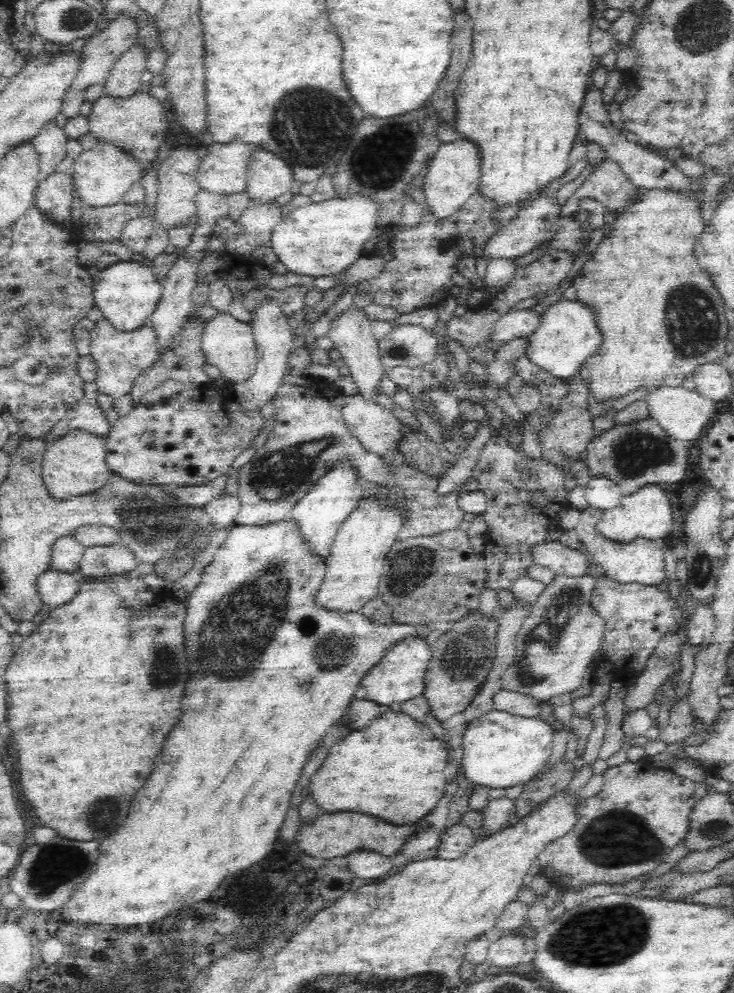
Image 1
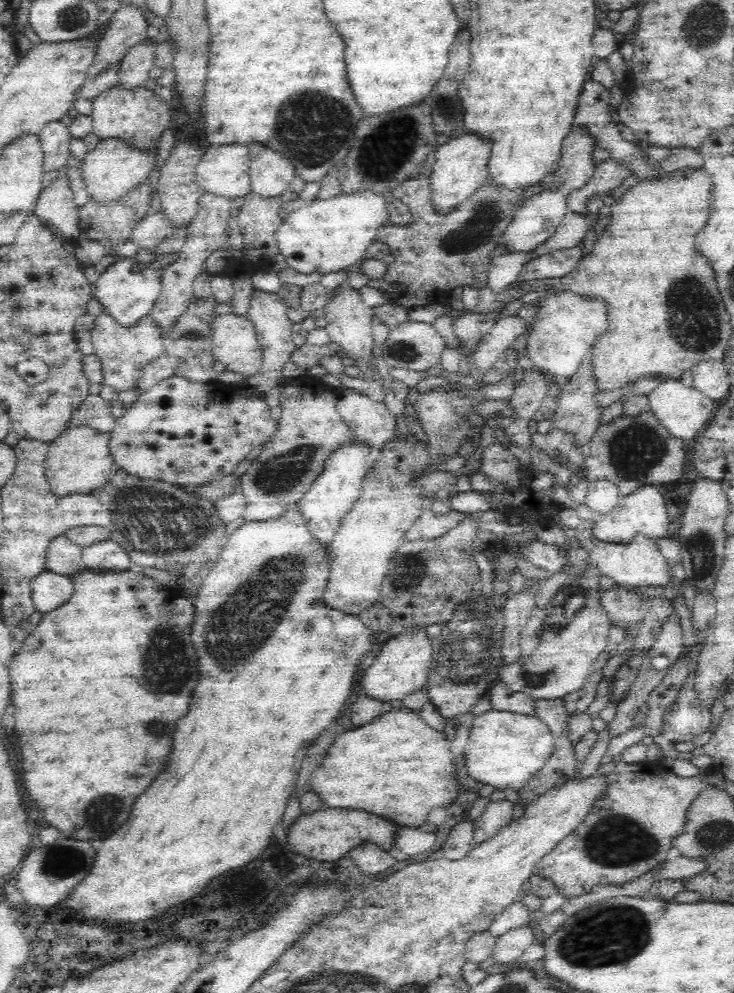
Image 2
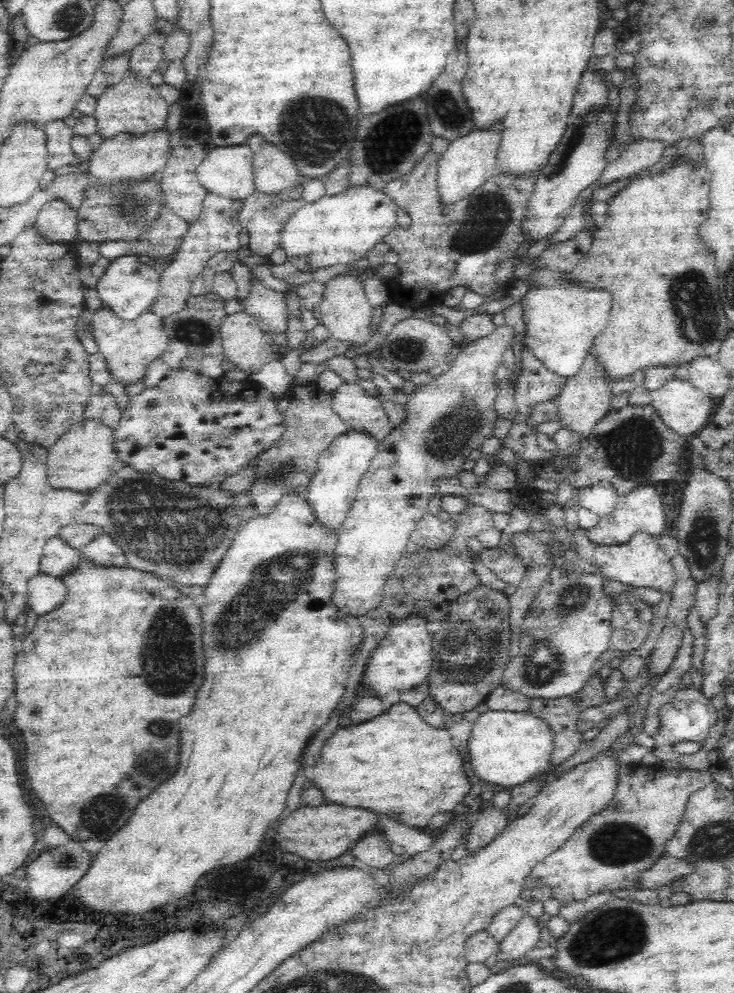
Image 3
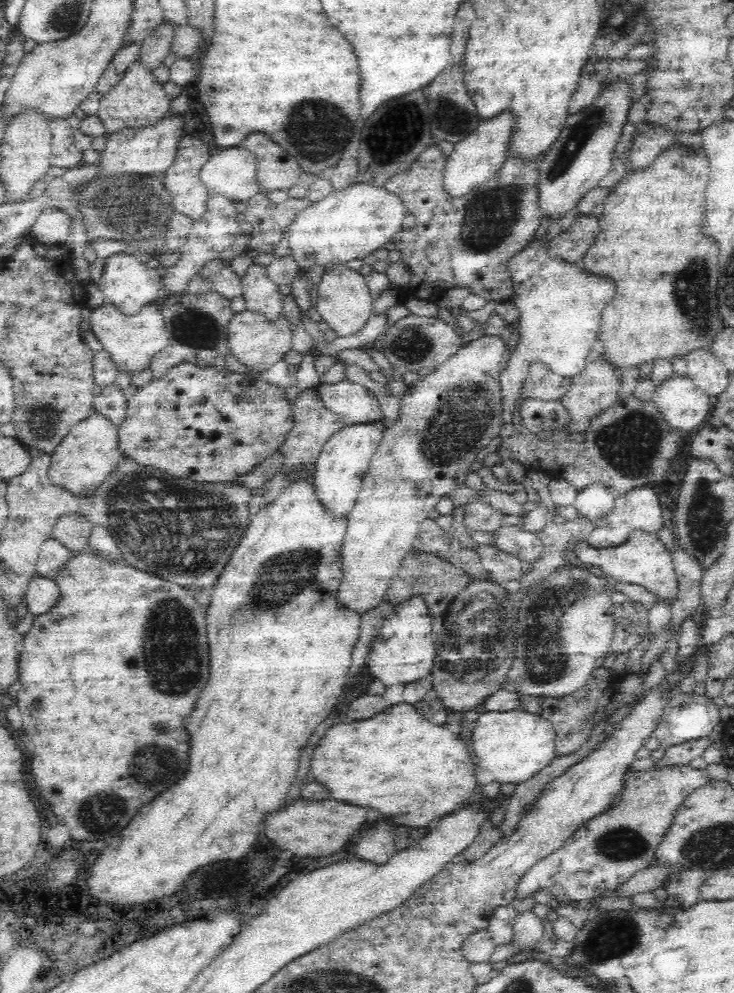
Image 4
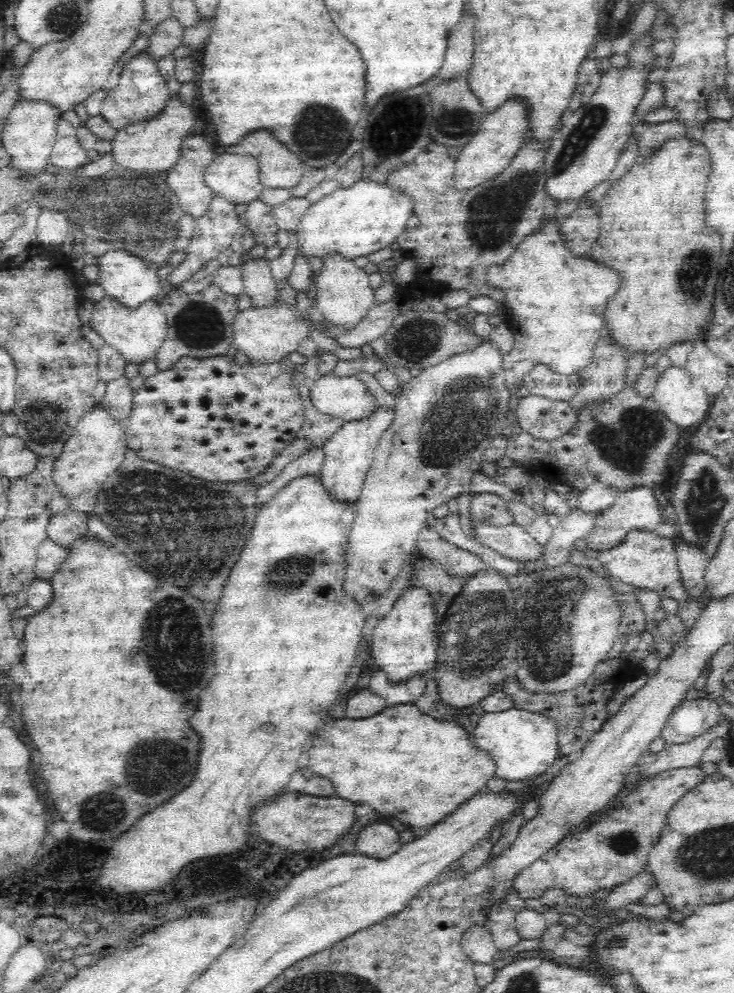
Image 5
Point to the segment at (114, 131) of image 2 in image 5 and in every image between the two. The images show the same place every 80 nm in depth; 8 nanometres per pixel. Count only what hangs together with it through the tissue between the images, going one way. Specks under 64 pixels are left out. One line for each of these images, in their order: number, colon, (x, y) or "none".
3: (132, 106)
4: (138, 100)
5: (142, 93)

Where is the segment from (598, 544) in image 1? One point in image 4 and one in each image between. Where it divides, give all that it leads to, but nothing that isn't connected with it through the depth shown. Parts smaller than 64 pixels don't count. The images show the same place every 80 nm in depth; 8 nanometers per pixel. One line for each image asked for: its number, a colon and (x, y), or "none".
2: (638, 563)
3: (640, 562)
4: (643, 560)

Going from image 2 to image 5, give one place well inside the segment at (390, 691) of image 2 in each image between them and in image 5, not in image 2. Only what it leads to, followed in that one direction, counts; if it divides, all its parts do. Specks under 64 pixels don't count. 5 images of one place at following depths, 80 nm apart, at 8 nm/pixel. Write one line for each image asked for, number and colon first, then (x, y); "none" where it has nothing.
3: (403, 660)
4: (403, 652)
5: (403, 644)

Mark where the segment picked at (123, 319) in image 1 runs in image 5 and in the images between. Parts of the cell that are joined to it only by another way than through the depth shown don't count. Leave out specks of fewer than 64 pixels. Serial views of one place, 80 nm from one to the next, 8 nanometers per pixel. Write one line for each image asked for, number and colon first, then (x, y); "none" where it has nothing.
2: (127, 290)
3: (128, 288)
4: (127, 283)
5: (128, 279)

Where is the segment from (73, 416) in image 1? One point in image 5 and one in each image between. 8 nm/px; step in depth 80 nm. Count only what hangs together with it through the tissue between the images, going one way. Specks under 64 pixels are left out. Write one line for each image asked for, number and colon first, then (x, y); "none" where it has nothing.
2: (94, 412)
3: (103, 408)
4: (111, 403)
5: (117, 401)

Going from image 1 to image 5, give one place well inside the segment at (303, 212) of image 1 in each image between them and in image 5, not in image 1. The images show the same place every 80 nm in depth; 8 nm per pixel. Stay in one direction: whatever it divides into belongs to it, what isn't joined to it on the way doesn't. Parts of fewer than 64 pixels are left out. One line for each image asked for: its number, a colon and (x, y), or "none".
2: (325, 236)
3: (336, 230)
4: (352, 223)
5: (355, 221)

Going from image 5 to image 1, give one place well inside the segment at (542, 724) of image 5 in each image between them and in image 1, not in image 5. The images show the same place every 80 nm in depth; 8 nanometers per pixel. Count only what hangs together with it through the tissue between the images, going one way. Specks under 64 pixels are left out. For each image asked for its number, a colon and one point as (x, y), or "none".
1: (499, 750)
2: (504, 750)
3: (507, 749)
4: (513, 746)

